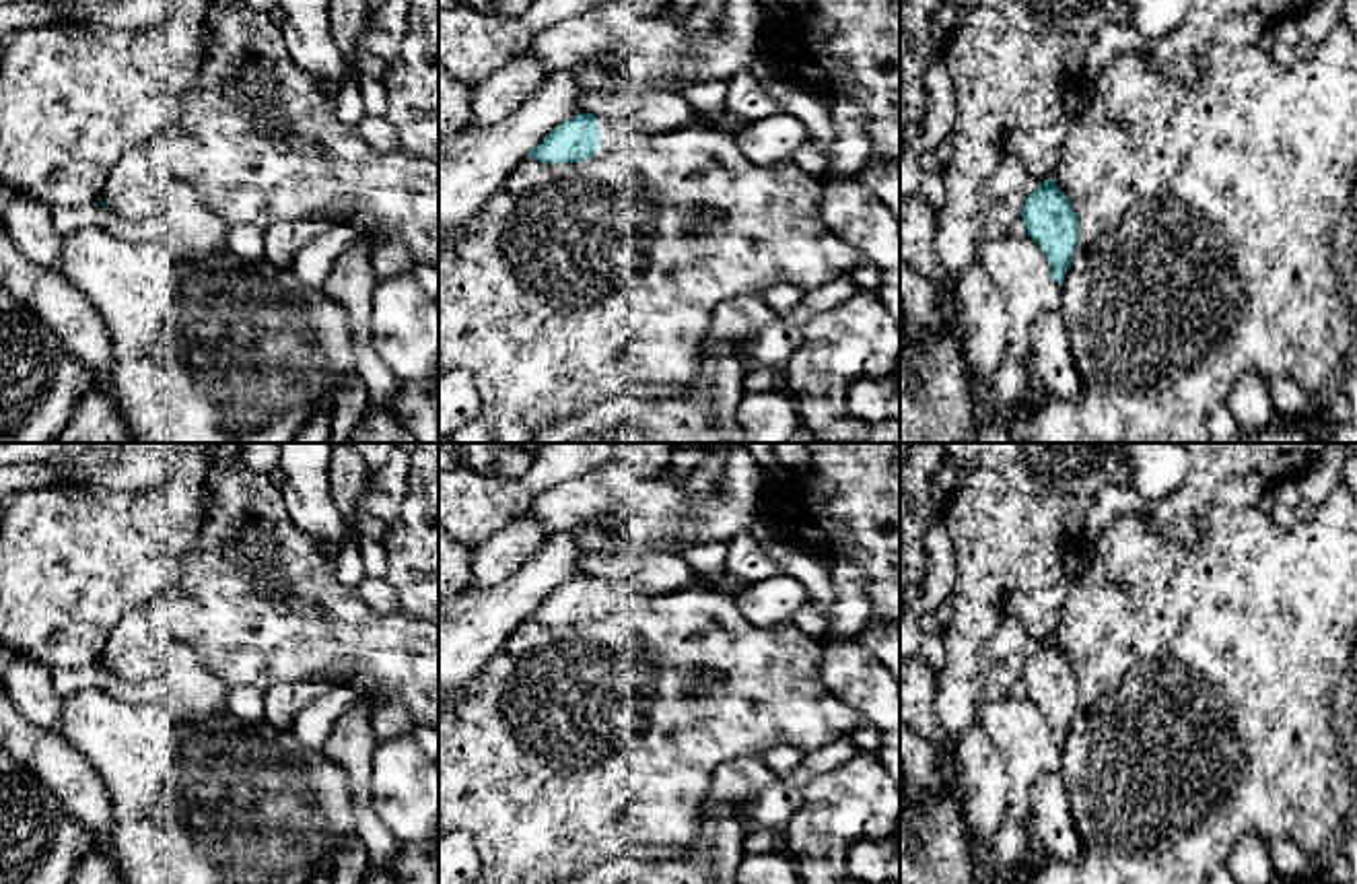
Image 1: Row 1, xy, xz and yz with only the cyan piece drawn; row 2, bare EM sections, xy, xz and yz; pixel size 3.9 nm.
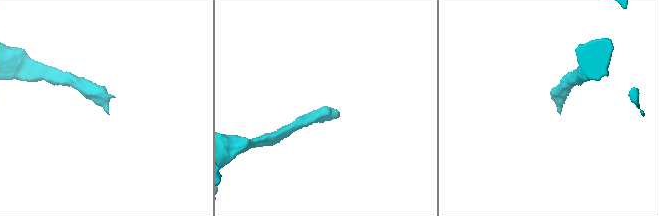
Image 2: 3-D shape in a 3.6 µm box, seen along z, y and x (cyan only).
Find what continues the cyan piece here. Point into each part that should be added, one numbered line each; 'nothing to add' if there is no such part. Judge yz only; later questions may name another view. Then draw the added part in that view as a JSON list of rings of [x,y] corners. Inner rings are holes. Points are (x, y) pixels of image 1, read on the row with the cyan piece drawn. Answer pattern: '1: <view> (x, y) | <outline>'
nothing to add

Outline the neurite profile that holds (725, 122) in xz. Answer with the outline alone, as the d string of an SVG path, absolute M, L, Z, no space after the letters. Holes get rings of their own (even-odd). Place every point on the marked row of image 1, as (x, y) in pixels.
M723 109L710 115L696 113L692 128L735 136L743 128L743 124L729 109Z

